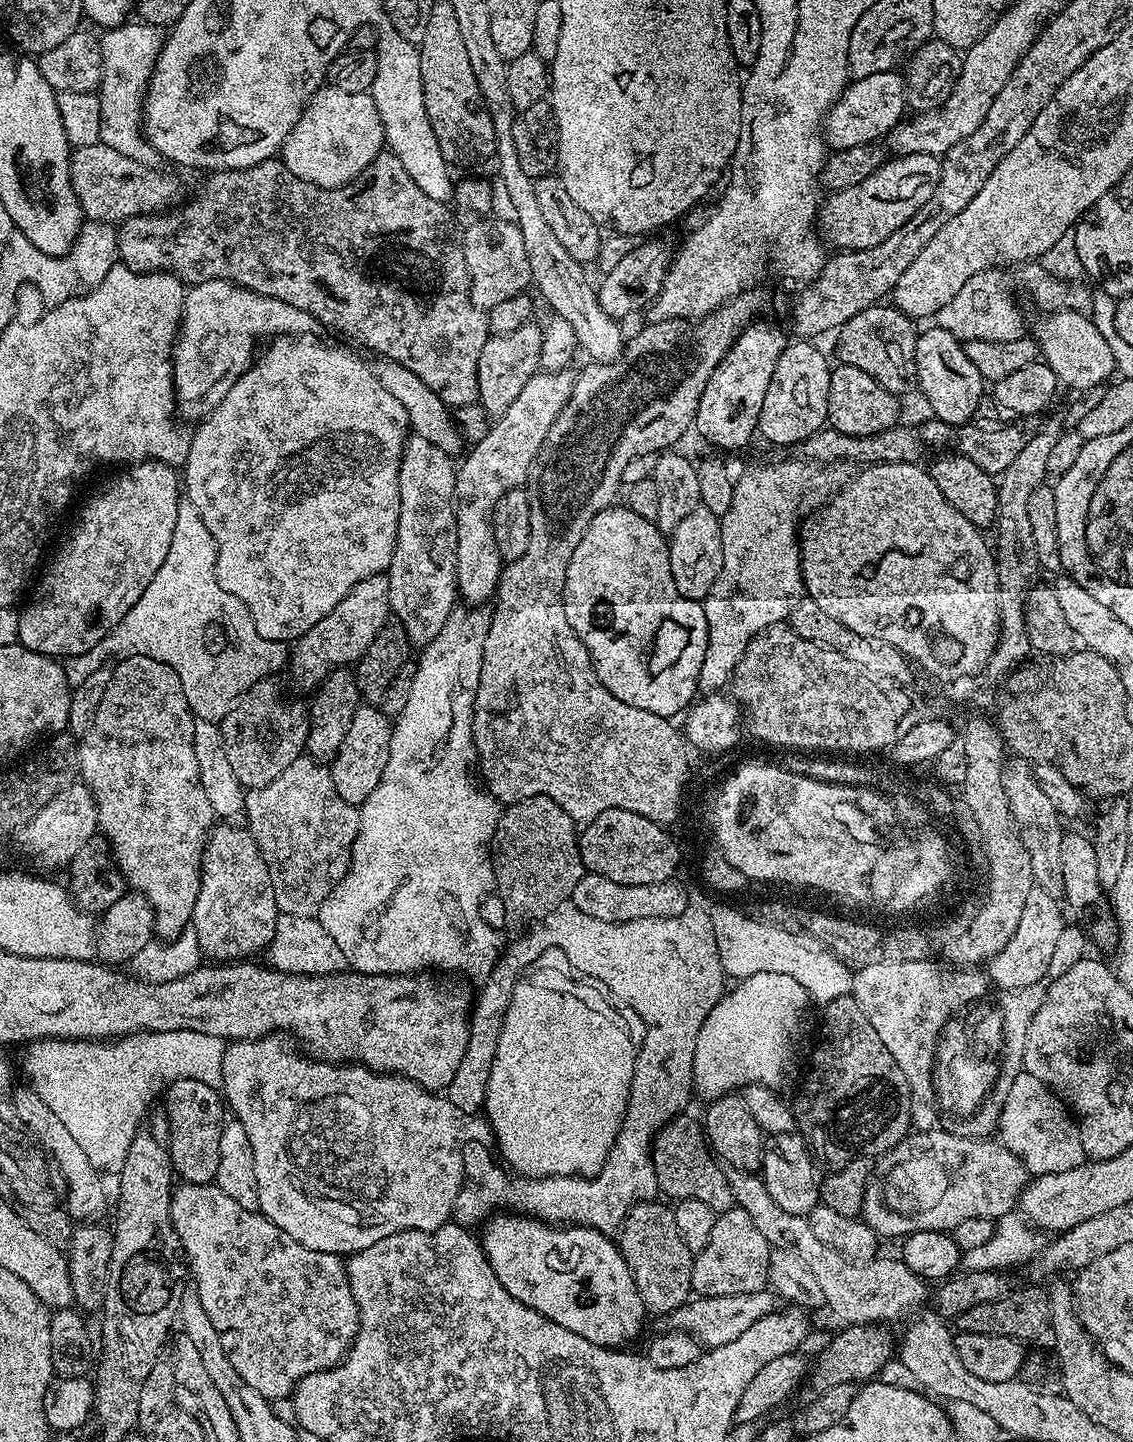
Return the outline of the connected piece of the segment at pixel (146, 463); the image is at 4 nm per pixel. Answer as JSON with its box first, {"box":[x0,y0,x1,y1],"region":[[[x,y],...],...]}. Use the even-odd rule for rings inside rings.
{"box":[18,460,182,658],"region":[[[142,460],[131,465],[109,488],[92,496],[80,508],[76,525],[68,537],[47,557],[34,587],[32,601],[20,612],[18,643],[23,648],[41,652],[44,656],[67,658],[89,652],[102,638],[126,618],[126,610],[142,598],[142,590],[150,586],[150,578],[158,574],[158,566],[166,562],[170,542],[174,539],[174,522],[178,519],[178,506],[182,499],[182,480],[177,469],[157,460]]]}

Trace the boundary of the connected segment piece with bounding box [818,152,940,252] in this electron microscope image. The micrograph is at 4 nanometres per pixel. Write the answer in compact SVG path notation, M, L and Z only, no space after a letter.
M930 154L893 155L880 168L854 186L833 191L818 213L818 228L840 250L866 250L886 242L898 226L910 222L919 208L934 194L940 177L940 160Z

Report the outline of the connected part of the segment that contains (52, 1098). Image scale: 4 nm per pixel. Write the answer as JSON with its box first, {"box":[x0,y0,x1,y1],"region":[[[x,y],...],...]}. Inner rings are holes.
{"box":[24,1030,226,1174],"region":[[[174,1030],[156,1032],[156,1042],[160,1042],[158,1052],[142,1054],[142,1064],[128,1068],[88,1068],[88,1056],[84,1054],[84,1040],[33,1040],[27,1045],[28,1053],[24,1056],[24,1072],[28,1075],[27,1083],[54,1110],[54,1114],[70,1130],[72,1137],[82,1146],[86,1158],[94,1162],[101,1174],[118,1174],[130,1154],[130,1142],[134,1134],[144,1123],[153,1107],[152,1099],[163,1093],[173,1080],[194,1078],[206,1082],[206,1086],[220,1090],[224,1087],[222,1062],[226,1042],[217,1036],[192,1030]]]}

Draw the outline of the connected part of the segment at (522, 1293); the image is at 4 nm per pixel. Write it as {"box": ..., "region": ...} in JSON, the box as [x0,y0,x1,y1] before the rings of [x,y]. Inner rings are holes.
{"box":[482,1214,646,1349],"region":[[[516,1214],[497,1216],[500,1216],[497,1220],[487,1221],[489,1224],[484,1232],[484,1240],[482,1236],[482,1247],[498,1282],[502,1282],[502,1286],[514,1299],[558,1322],[558,1326],[574,1330],[574,1334],[601,1348],[615,1349],[627,1345],[624,1344],[627,1340],[632,1340],[639,1334],[646,1309],[628,1263],[619,1247],[607,1235],[587,1226],[564,1226],[561,1227],[564,1228],[561,1232],[555,1232],[552,1229],[555,1227],[545,1226],[536,1218],[521,1218]]]}

